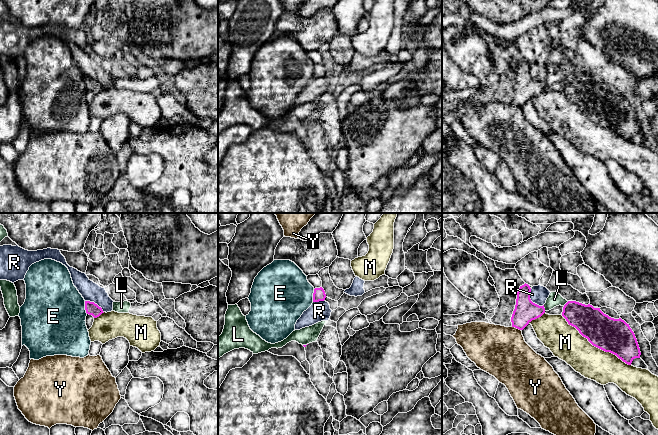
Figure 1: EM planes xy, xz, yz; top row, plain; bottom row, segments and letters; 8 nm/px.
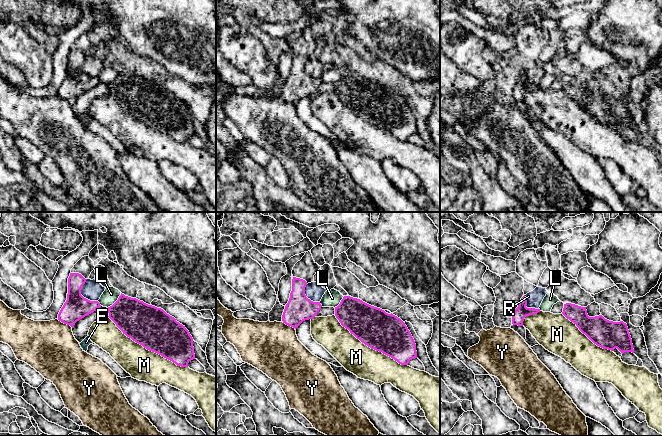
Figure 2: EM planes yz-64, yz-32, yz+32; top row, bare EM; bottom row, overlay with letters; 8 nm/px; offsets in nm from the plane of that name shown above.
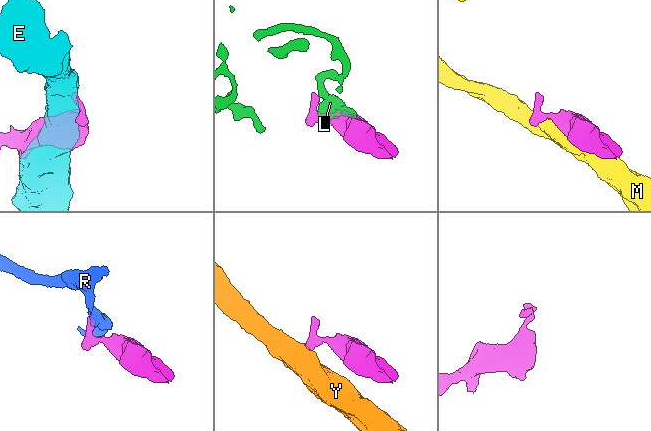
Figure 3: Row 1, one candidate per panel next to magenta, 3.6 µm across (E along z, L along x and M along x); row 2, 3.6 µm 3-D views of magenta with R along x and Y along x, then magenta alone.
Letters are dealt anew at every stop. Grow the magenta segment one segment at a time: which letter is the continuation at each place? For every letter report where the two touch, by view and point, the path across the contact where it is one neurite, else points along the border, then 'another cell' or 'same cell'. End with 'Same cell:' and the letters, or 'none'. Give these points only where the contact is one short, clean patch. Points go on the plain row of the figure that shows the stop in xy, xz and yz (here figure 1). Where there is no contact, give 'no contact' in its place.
E: meets magenta in xy at (85, 83); another cell
L: meets magenta in yz at (544, 84); border along yz (543, 81), (545, 86); another cell
M: meets magenta in yz at (595, 122); another cell
R: meets magenta in yz at (530, 76); another cell
Y: meets magenta in yz at (516, 103); border along yz (512, 102), (520, 106); another cell
Same cell: none

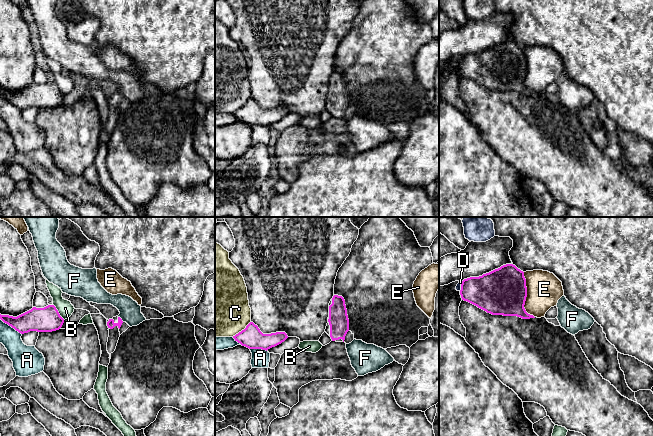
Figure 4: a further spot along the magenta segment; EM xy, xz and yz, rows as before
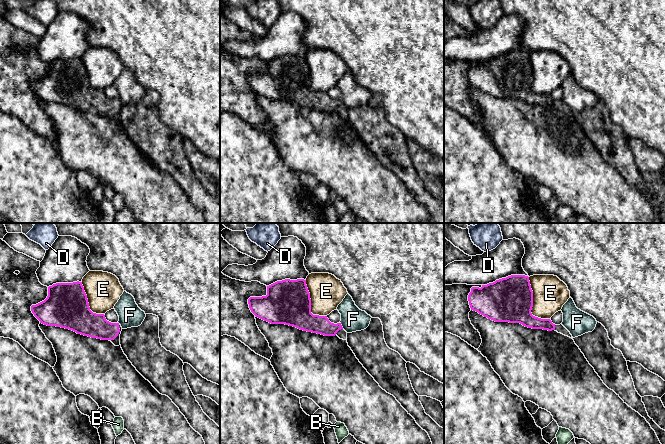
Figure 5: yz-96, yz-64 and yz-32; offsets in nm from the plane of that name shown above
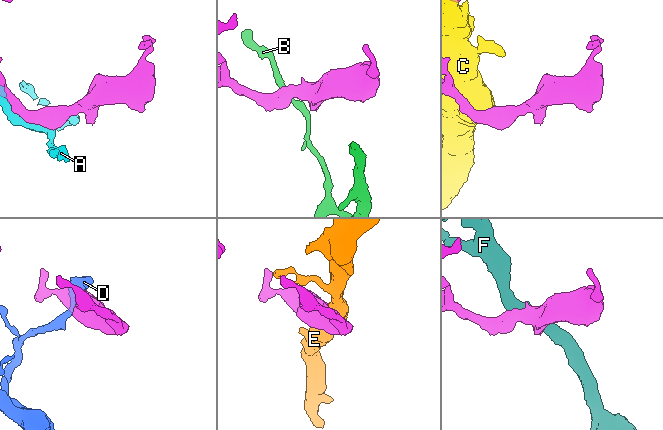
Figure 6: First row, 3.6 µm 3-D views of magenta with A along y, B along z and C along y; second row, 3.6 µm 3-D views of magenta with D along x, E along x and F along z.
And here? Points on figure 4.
A: meets magenta in xy at (11, 102); another cell
B: meets magenta in xy at (58, 88); border along xy (53, 80), (64, 95); another cell
C: meets magenta in xz at (242, 106); another cell
D: meets magenta in yz at (461, 62); border along yz (462, 57), (459, 66); another cell
E: meets magenta in yz at (526, 72); another cell
F: meets magenta in xy at (121, 95); border along xy (118, 92), (123, 97); another cell
Same cell: none

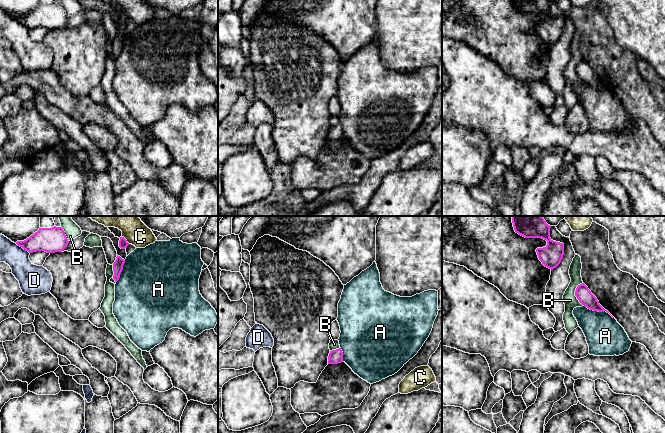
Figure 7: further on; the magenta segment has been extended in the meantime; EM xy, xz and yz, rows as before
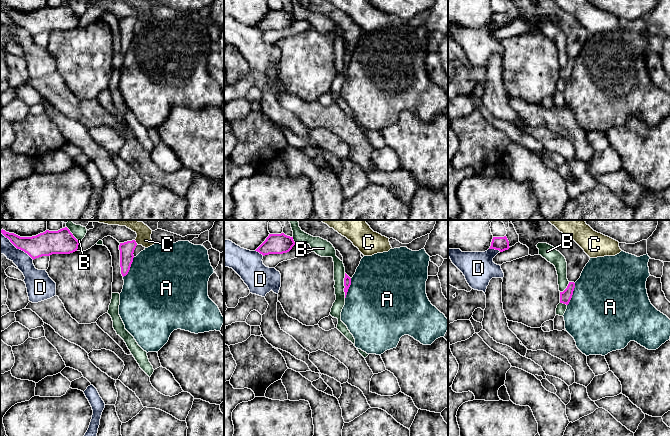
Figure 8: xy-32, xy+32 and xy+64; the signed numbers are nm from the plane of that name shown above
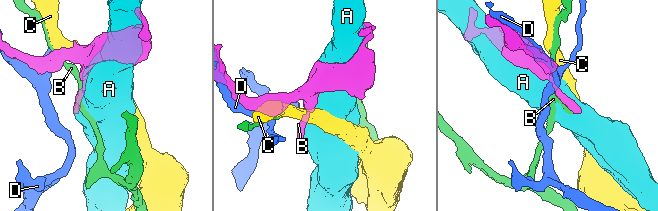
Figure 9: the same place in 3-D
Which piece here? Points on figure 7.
A: meets magenta in yz at (598, 87); another cell
B: meets magenta in yz at (575, 69); another cell
C: meets magenta in xy at (126, 16); border along xy (122, 12), (129, 19); another cell
D: meets magenta in xy at (22, 23); another cell
Same cell: none

